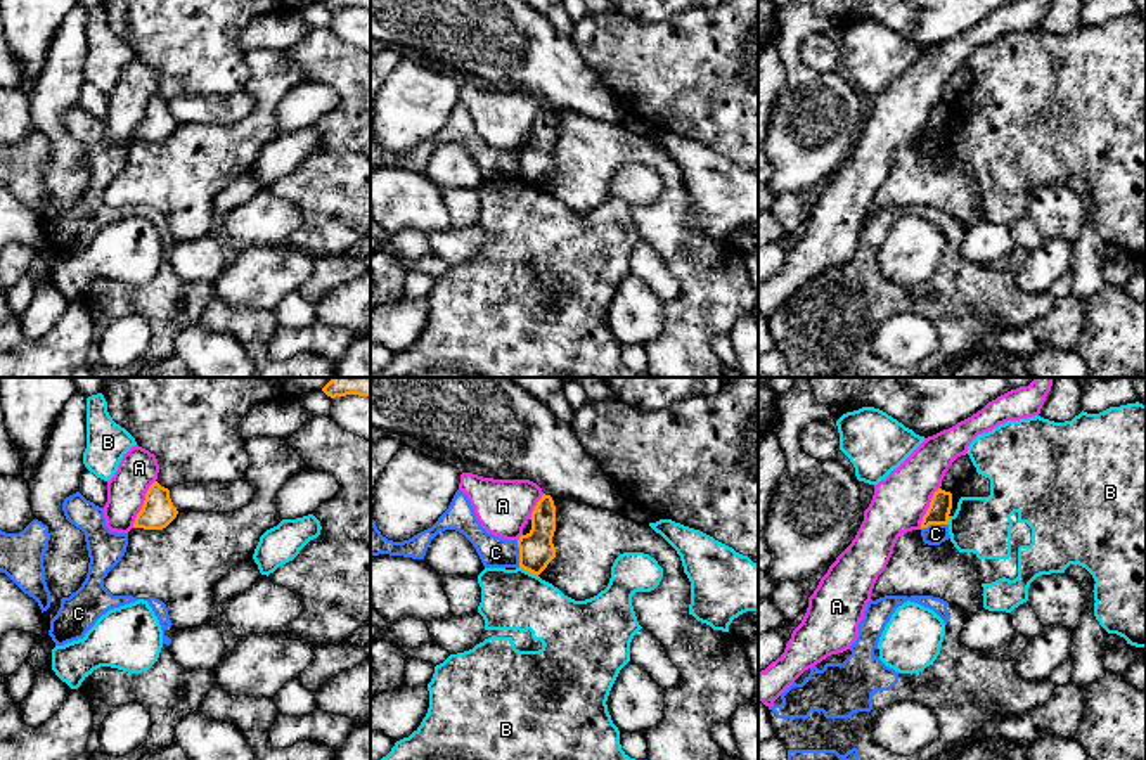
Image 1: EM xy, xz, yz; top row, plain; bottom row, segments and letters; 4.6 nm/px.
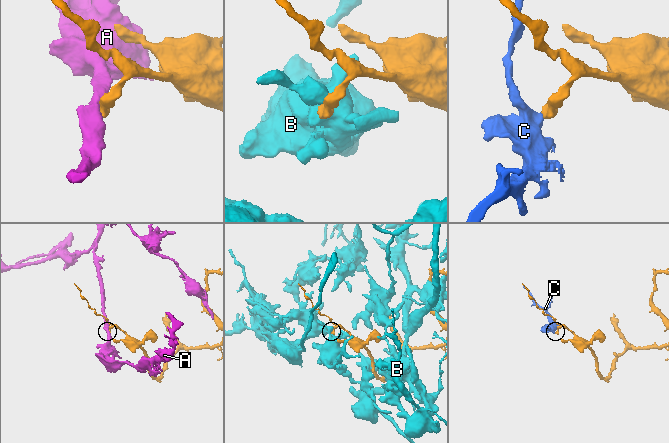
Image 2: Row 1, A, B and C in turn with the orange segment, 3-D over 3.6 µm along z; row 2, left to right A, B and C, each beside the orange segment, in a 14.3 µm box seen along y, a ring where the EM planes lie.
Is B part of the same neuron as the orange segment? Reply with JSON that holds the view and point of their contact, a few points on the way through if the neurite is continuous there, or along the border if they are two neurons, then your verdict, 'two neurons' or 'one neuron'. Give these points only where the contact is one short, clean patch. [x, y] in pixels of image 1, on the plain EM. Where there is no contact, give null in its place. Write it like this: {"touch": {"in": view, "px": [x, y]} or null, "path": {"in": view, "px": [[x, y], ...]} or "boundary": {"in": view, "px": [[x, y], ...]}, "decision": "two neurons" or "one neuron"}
{"touch": {"in": "xz", "px": [528, 182]}, "decision": "two neurons"}

